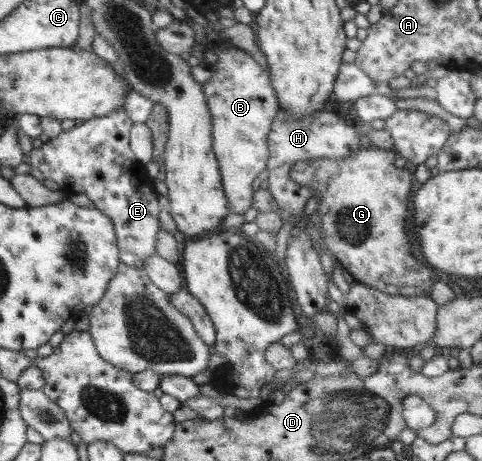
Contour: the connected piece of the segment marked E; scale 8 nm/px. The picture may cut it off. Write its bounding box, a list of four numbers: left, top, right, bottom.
[27,107,161,269]

